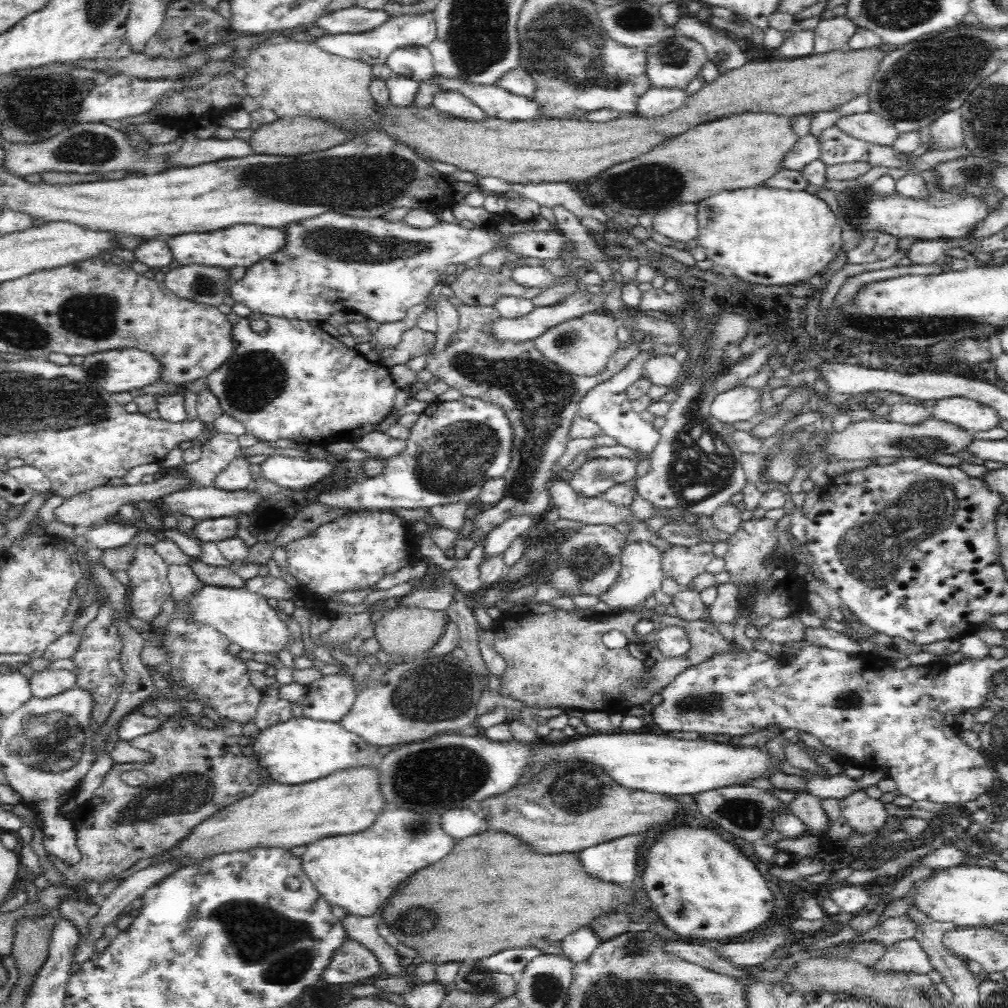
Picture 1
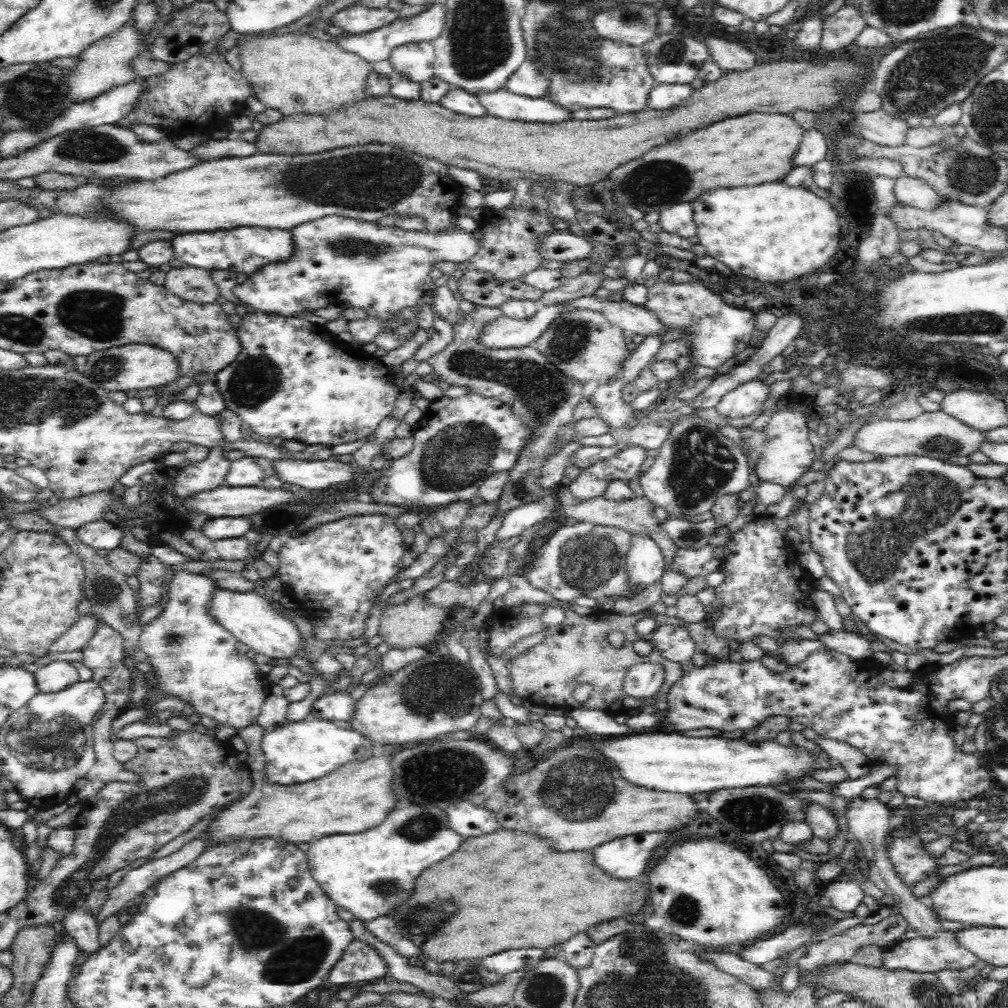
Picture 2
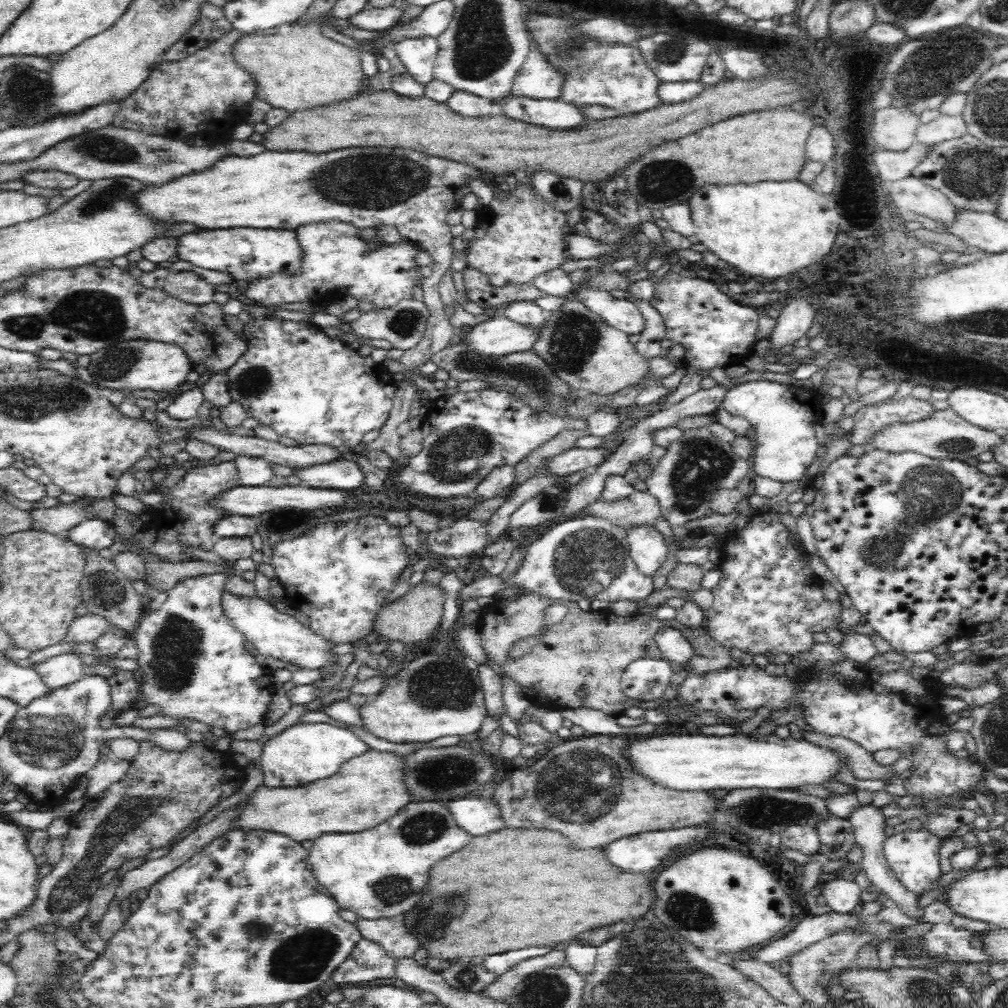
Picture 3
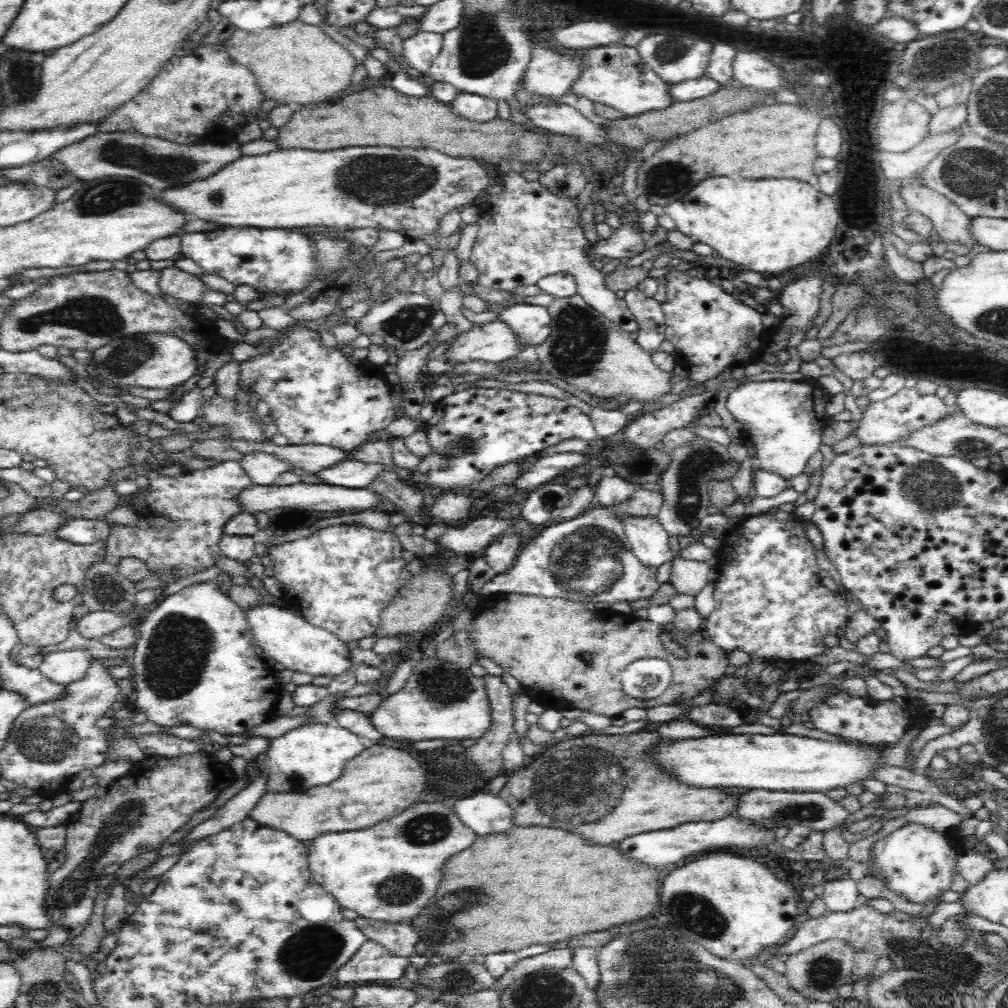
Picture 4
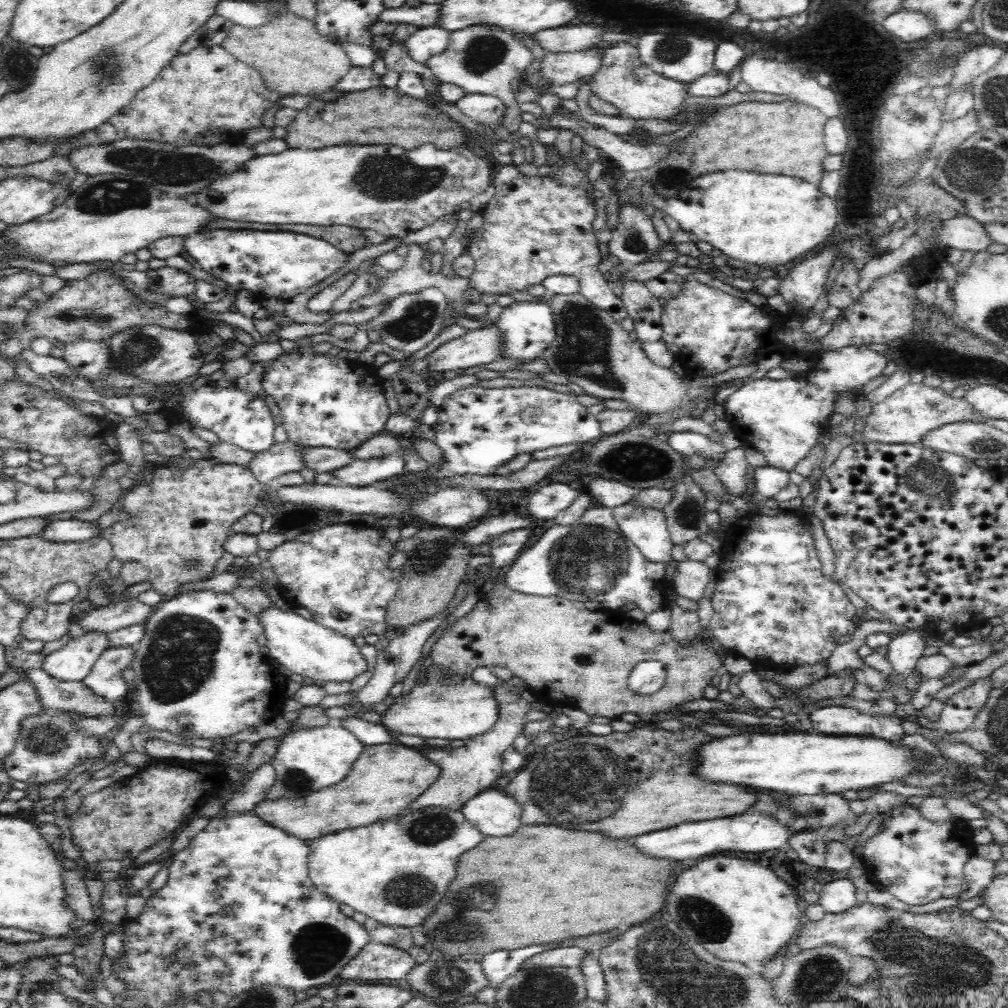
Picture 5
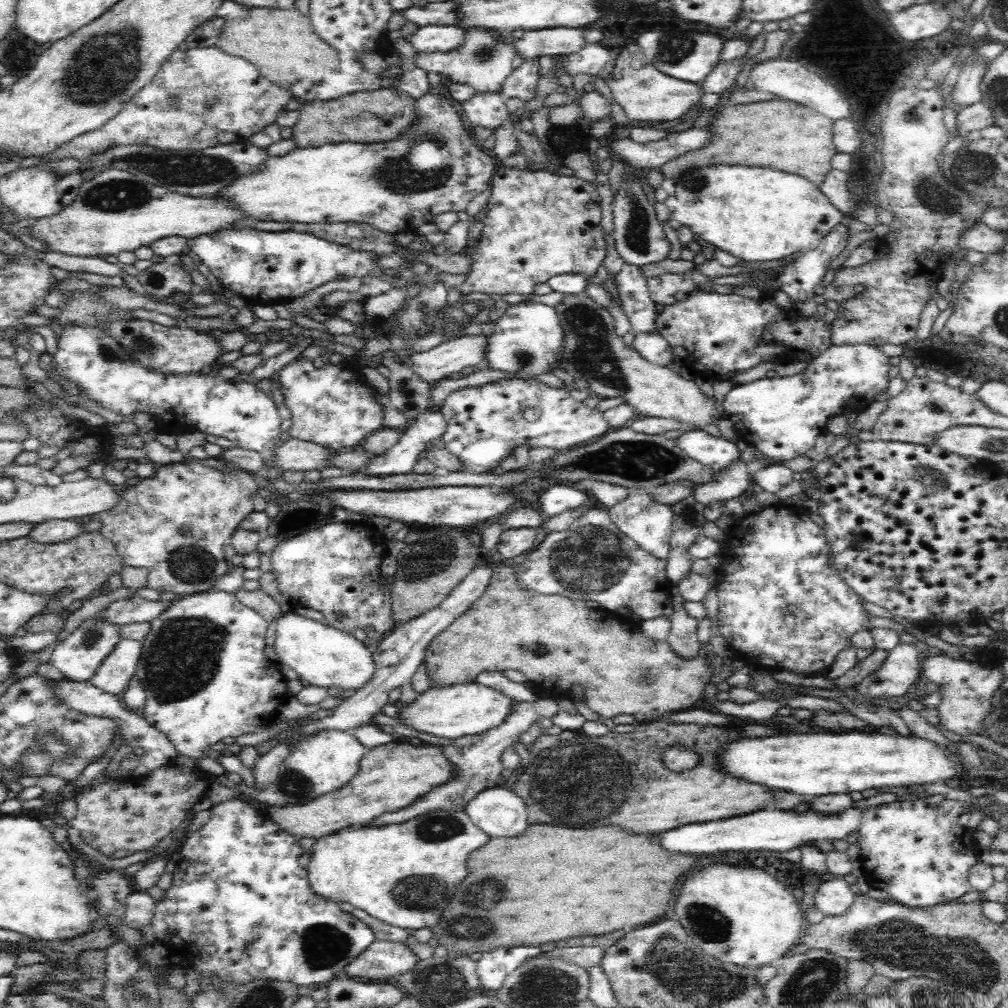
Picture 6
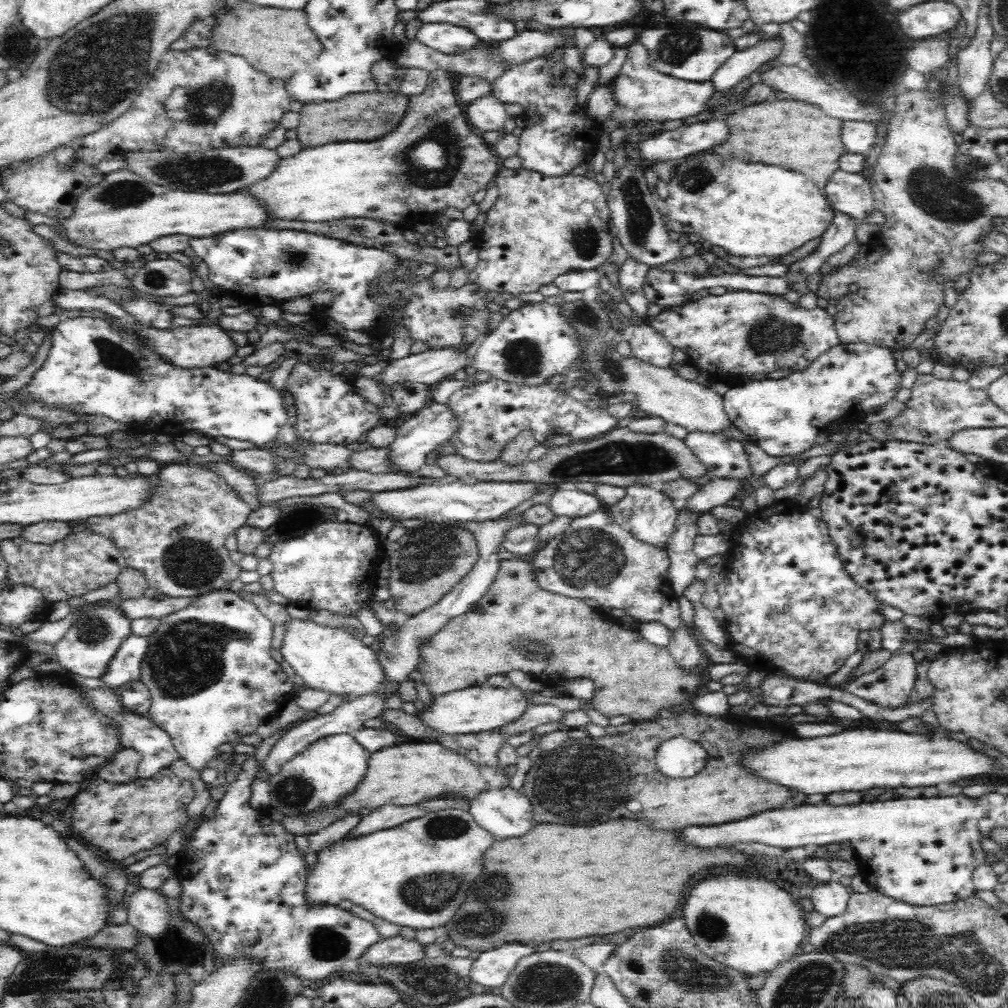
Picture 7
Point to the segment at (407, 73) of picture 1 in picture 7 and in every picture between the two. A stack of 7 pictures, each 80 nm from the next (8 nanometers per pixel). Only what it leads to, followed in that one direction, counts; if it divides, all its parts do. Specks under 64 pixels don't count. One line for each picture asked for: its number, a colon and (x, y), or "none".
2: (416, 61)
3: (418, 55)
4: (419, 51)
5: (426, 42)
6: (429, 39)
7: (444, 38)

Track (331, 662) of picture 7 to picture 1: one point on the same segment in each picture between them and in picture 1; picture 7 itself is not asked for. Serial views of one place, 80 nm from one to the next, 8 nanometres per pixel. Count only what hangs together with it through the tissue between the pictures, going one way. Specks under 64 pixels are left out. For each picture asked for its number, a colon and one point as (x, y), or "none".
1: (244, 618)
2: (248, 616)
3: (273, 633)
4: (290, 639)
5: (303, 646)
6: (321, 655)

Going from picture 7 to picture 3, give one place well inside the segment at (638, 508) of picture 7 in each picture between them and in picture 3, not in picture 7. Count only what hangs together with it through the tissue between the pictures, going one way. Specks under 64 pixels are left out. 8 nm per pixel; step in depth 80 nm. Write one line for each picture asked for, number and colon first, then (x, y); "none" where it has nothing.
3: (648, 551)
4: (649, 541)
5: (645, 528)
6: (647, 523)

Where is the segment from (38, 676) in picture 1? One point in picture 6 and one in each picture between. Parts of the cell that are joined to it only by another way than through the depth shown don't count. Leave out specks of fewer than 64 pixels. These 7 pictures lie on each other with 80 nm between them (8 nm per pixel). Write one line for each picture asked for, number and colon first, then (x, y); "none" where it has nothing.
2: (58, 675)
3: (58, 671)
4: (66, 667)
5: (72, 663)
6: (77, 658)

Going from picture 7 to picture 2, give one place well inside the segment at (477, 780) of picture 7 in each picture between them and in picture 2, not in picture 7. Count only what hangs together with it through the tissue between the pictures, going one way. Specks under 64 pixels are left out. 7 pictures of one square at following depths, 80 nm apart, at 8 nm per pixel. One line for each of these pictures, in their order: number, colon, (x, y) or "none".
2: (357, 796)
3: (368, 789)
4: (378, 783)
5: (384, 780)
6: (390, 777)

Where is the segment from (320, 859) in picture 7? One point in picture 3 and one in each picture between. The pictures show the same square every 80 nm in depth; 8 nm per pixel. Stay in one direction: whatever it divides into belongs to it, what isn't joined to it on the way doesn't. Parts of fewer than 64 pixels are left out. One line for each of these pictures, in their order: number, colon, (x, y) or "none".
3: (380, 872)
4: (387, 872)
5: (394, 871)
6: (402, 874)

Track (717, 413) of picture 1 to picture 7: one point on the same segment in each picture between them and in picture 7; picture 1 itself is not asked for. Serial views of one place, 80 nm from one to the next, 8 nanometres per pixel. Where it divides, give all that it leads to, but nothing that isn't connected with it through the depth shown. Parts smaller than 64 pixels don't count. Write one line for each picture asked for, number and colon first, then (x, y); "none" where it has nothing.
2: (743, 401)
3: (786, 445)
4: (782, 416)
5: (774, 416)
6: (779, 416)
7: (784, 416)

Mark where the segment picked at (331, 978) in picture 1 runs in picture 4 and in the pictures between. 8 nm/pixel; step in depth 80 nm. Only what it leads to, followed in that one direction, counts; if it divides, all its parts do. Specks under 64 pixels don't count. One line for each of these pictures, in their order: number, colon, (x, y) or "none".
2: (359, 962)
3: (368, 962)
4: (372, 961)

